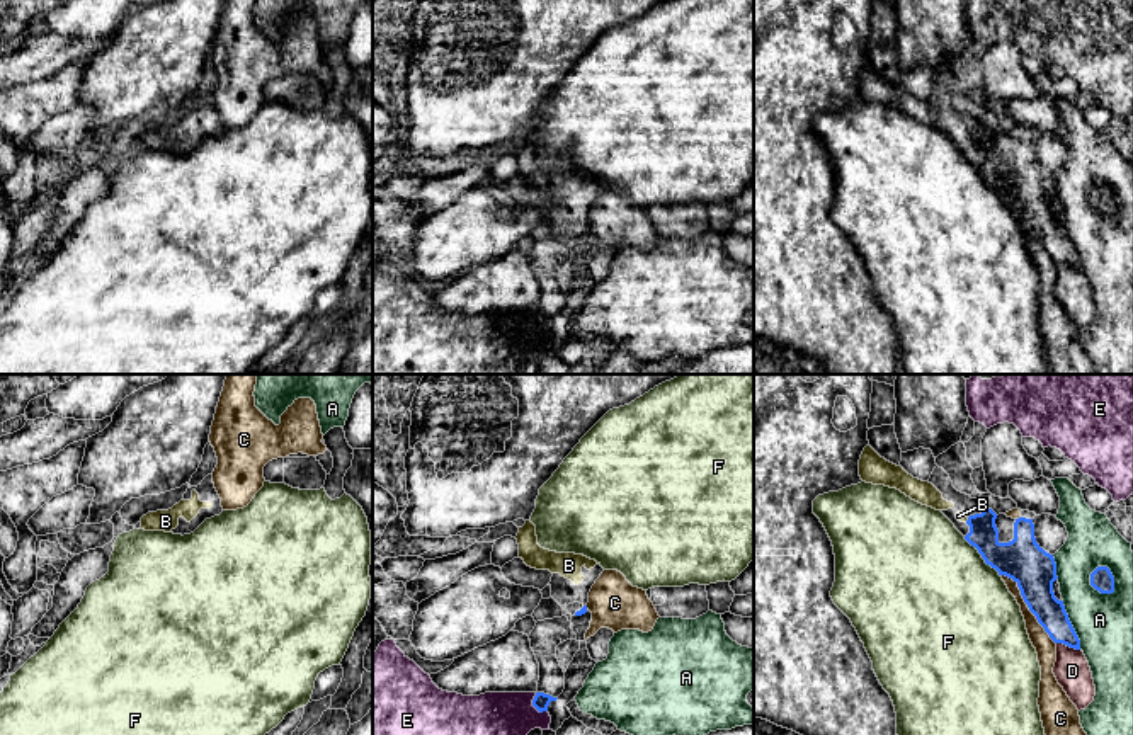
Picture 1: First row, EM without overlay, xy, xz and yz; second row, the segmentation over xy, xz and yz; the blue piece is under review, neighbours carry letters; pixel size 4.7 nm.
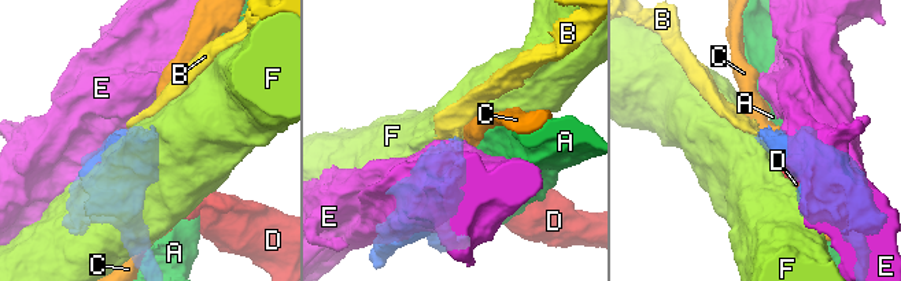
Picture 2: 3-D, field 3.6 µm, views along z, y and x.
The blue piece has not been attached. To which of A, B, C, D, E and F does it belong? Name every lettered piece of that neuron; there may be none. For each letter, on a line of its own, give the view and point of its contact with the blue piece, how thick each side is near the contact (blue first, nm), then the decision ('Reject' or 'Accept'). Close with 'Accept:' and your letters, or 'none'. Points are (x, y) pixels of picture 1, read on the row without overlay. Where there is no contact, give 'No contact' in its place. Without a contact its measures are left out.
A: Touches blue at yz (1113, 196). Thickness 110 nm (blue) against 280 nm. Reject
B: Touches blue at yz (968, 138). Thickness 140 nm (blue) against 30 nm. Accept
C: Touches blue at yz (1028, 225). Thickness 200 nm (blue) against 100 nm. Reject
D: Touches blue at yz (1069, 264). Thickness 140 nm (blue) against 170 nm. Reject
E: Touches blue at xz (535, 325). Thickness 80 nm (blue) against 260 nm. Reject
F: Touches blue at yz (982, 176). Thickness 200 nm (blue) against 500 nm. Reject
Accept: B

